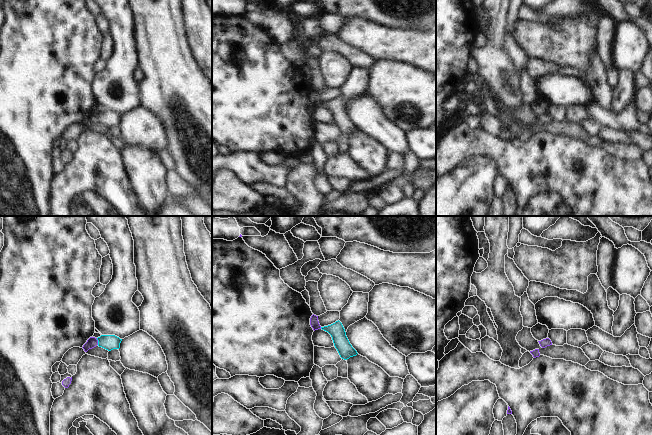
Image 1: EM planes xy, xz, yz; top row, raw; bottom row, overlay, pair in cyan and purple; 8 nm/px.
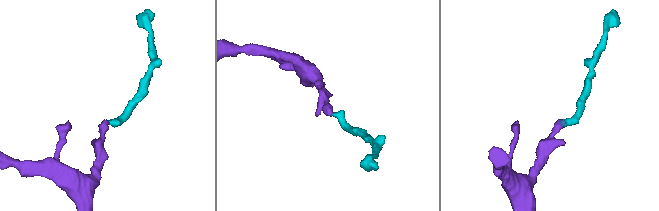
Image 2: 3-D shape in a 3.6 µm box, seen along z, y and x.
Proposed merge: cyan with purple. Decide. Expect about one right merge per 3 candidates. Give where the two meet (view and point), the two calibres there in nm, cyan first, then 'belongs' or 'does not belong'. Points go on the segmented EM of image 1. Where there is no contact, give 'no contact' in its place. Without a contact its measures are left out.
xy (98, 341) | 130/90 nm | belongs

